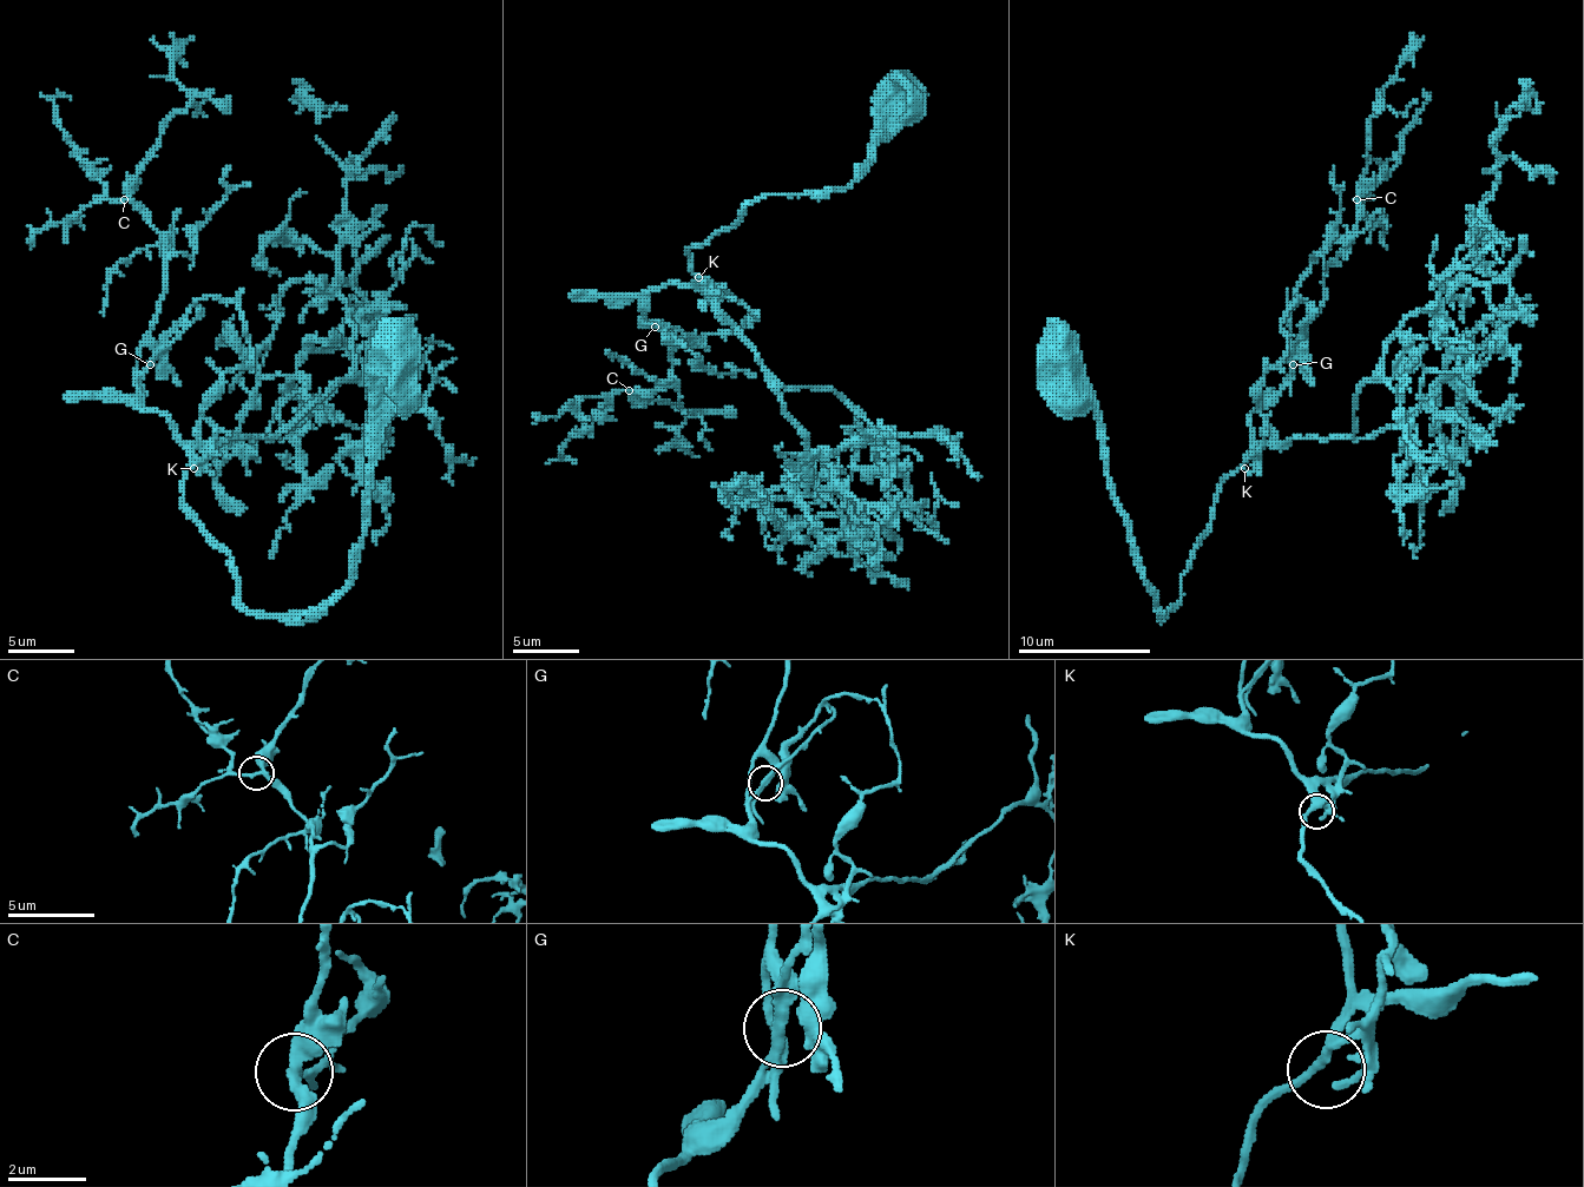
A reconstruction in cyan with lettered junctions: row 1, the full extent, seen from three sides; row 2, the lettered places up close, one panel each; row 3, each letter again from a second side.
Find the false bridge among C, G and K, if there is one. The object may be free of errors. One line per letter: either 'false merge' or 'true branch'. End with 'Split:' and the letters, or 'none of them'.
C: true branch
G: true branch
K: true branch
Split: none of them

